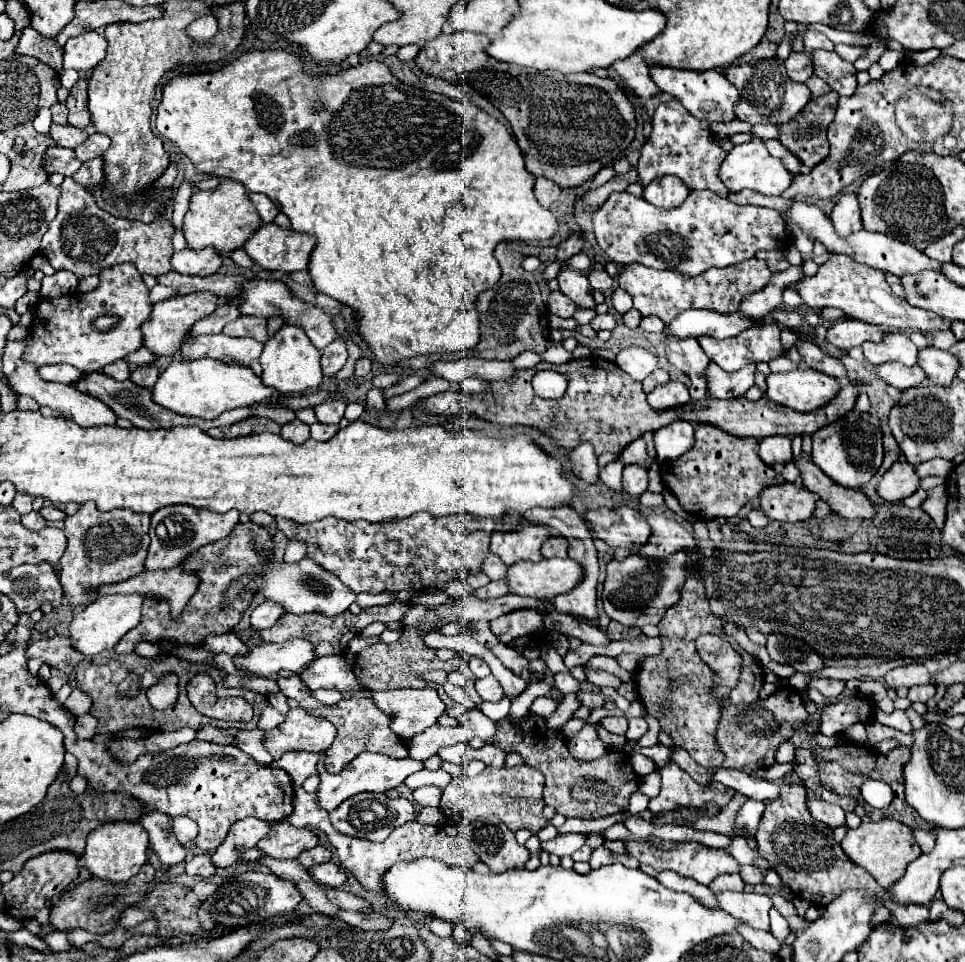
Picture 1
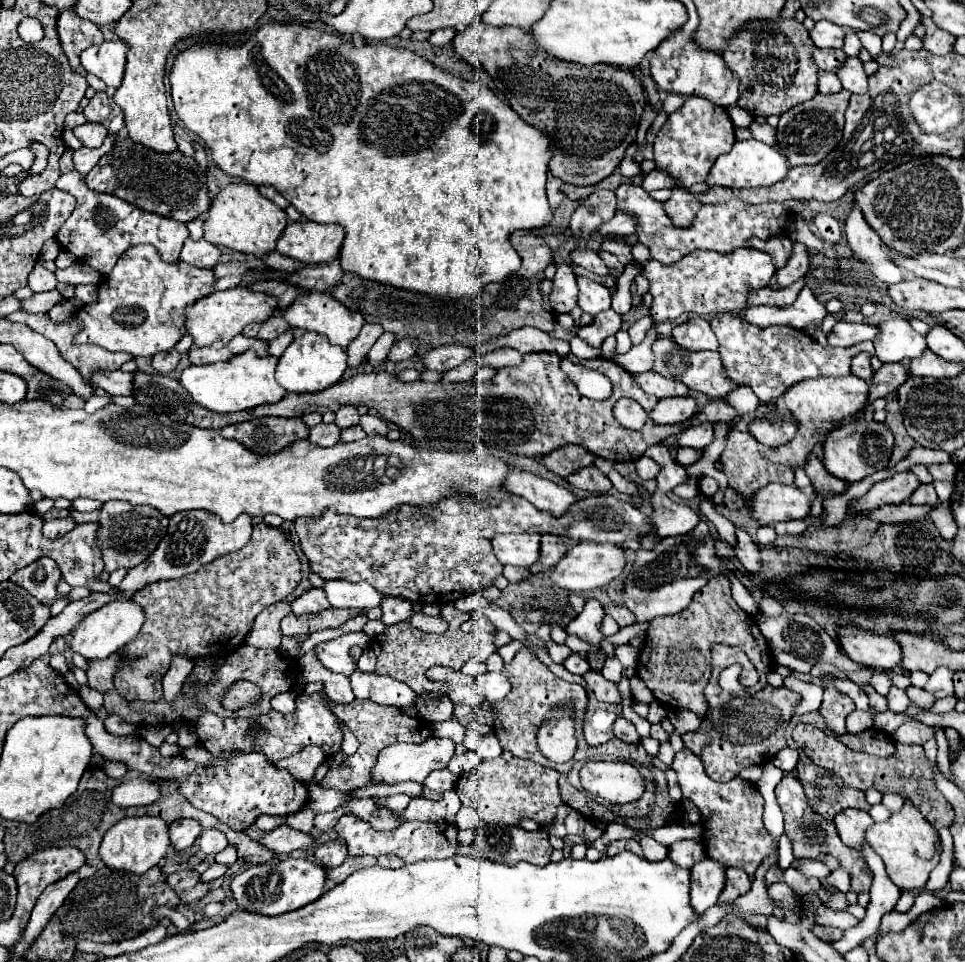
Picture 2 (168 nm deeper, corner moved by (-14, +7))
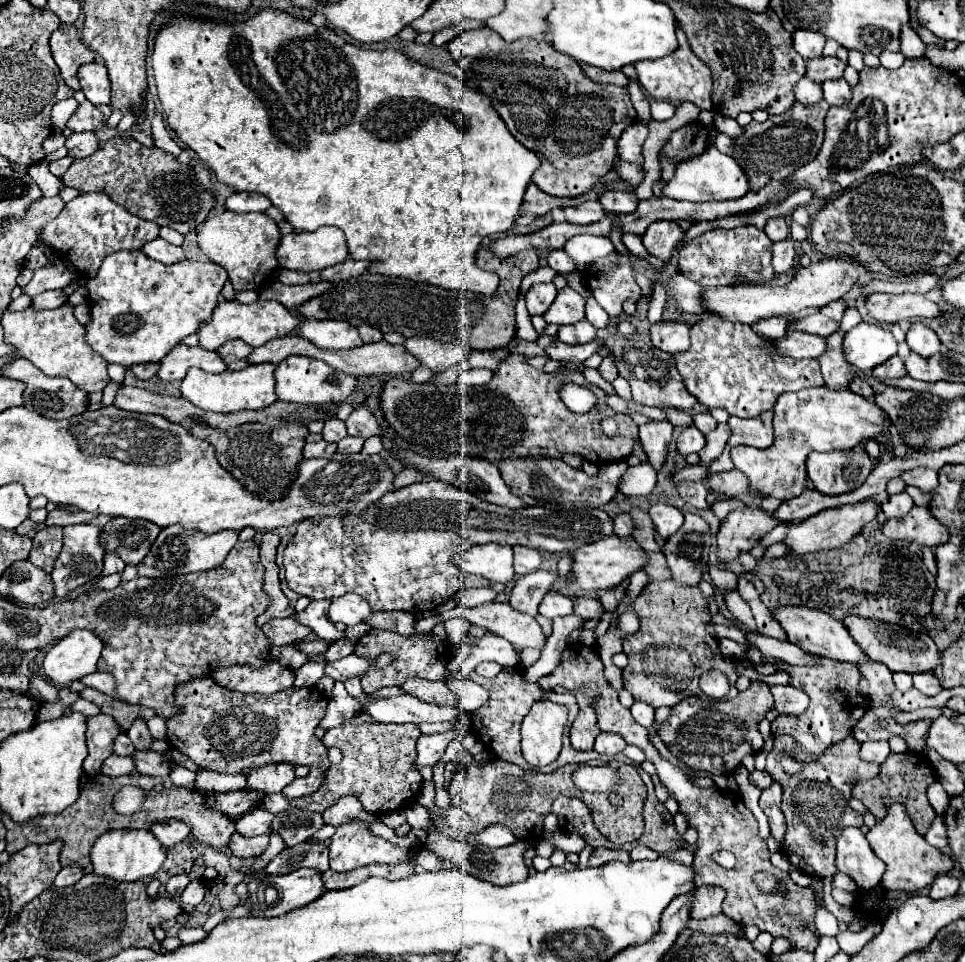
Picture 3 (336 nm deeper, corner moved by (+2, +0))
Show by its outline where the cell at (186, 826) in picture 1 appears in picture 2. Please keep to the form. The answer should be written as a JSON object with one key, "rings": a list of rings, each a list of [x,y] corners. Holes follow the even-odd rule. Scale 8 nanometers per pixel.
{"rings":[[[208,829],[208,831],[202,831],[202,837],[200,837],[200,849],[202,853],[206,855],[216,855],[220,851],[224,851],[224,847],[228,847],[228,839],[222,831],[216,831],[216,829]]]}

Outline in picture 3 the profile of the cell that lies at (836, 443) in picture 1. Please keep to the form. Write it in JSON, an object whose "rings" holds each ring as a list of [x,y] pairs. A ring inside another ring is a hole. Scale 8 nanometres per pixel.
{"rings":[[[858,444],[850,450],[836,450],[830,458],[828,454],[812,452],[806,460],[808,480],[822,494],[836,496],[858,488],[874,468],[868,452]]]}

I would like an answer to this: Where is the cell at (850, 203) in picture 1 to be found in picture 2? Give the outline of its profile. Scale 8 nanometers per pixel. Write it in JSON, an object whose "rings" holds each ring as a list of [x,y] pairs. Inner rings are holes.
{"rings":[[[860,209],[850,211],[850,215],[846,219],[844,233],[850,243],[850,249],[854,251],[854,257],[858,261],[866,263],[878,281],[882,281],[886,285],[902,281],[900,267],[896,267],[892,263],[892,259],[888,257],[888,253],[884,253],[878,233],[866,223]]]}

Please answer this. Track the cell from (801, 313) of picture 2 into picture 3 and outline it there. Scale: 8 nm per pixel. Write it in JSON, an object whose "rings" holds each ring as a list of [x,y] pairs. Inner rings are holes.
{"rings":[[[814,314],[814,316],[794,320],[788,326],[788,330],[792,330],[792,332],[810,332],[810,334],[818,334],[818,336],[830,336],[838,328],[840,328],[838,322],[834,322],[822,314]]]}

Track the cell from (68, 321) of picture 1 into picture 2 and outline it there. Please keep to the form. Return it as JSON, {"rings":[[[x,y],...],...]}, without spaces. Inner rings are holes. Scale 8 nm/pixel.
{"rings":[[[136,245],[120,257],[116,267],[98,285],[96,305],[86,305],[78,319],[84,321],[84,329],[74,337],[74,343],[94,343],[108,351],[124,351],[132,357],[154,357],[156,353],[166,353],[186,335],[186,307],[196,303],[200,297],[216,293],[216,277],[212,269],[200,269],[188,263],[166,263],[152,245]]]}

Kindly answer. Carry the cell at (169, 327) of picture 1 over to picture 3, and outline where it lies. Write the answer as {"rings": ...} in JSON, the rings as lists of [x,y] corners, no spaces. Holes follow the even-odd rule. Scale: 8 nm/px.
{"rings":[[[220,300],[216,308],[212,310],[212,318],[198,328],[198,340],[204,350],[218,350],[224,342],[240,338],[246,344],[258,348],[266,344],[268,340],[292,334],[298,326],[300,318],[292,316],[282,304],[276,302],[252,302],[252,304],[242,304],[236,300]]]}

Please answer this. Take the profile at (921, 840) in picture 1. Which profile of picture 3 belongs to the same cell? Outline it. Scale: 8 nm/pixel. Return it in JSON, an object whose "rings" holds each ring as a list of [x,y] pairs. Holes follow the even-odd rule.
{"rings":[[[938,816],[936,820],[934,820],[934,824],[930,826],[930,830],[928,830],[928,834],[924,836],[932,846],[936,846],[936,848],[940,848],[940,850],[944,850],[946,848],[946,828],[944,828],[944,822],[942,822],[942,816]]]}

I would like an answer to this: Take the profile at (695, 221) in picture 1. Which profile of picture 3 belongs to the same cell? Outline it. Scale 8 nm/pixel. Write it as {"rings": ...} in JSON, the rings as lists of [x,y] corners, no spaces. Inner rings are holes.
{"rings":[[[608,190],[600,196],[600,204],[606,212],[611,213],[632,213],[636,210],[639,200],[634,194]]]}

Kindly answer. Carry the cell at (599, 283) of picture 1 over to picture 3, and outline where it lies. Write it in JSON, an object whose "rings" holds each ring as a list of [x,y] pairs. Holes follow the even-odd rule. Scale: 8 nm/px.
{"rings":[[[552,250],[552,252],[548,252],[546,260],[548,260],[548,266],[552,270],[556,270],[558,274],[572,274],[572,272],[576,272],[574,260],[564,250]]]}

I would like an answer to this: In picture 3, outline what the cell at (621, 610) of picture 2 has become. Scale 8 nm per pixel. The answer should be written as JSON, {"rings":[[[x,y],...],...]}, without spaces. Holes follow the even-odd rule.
{"rings":[[[580,596],[574,598],[574,614],[580,616],[582,620],[600,620],[604,616],[604,608],[596,598],[588,598],[588,596]]]}

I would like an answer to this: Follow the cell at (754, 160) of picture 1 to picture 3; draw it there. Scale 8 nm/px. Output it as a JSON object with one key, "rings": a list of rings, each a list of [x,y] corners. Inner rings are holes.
{"rings":[[[708,146],[708,152],[692,158],[692,160],[684,160],[684,164],[676,166],[676,174],[666,184],[662,194],[668,198],[674,198],[674,200],[708,202],[708,200],[734,200],[734,198],[744,196],[748,190],[750,190],[748,176],[738,166],[738,162],[732,156],[720,152],[716,146]]]}

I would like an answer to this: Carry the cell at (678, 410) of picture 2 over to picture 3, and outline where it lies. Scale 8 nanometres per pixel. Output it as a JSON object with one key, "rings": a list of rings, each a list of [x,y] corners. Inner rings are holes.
{"rings":[[[650,420],[648,424],[640,426],[640,444],[656,470],[660,470],[666,460],[672,432],[674,426],[668,420]]]}

